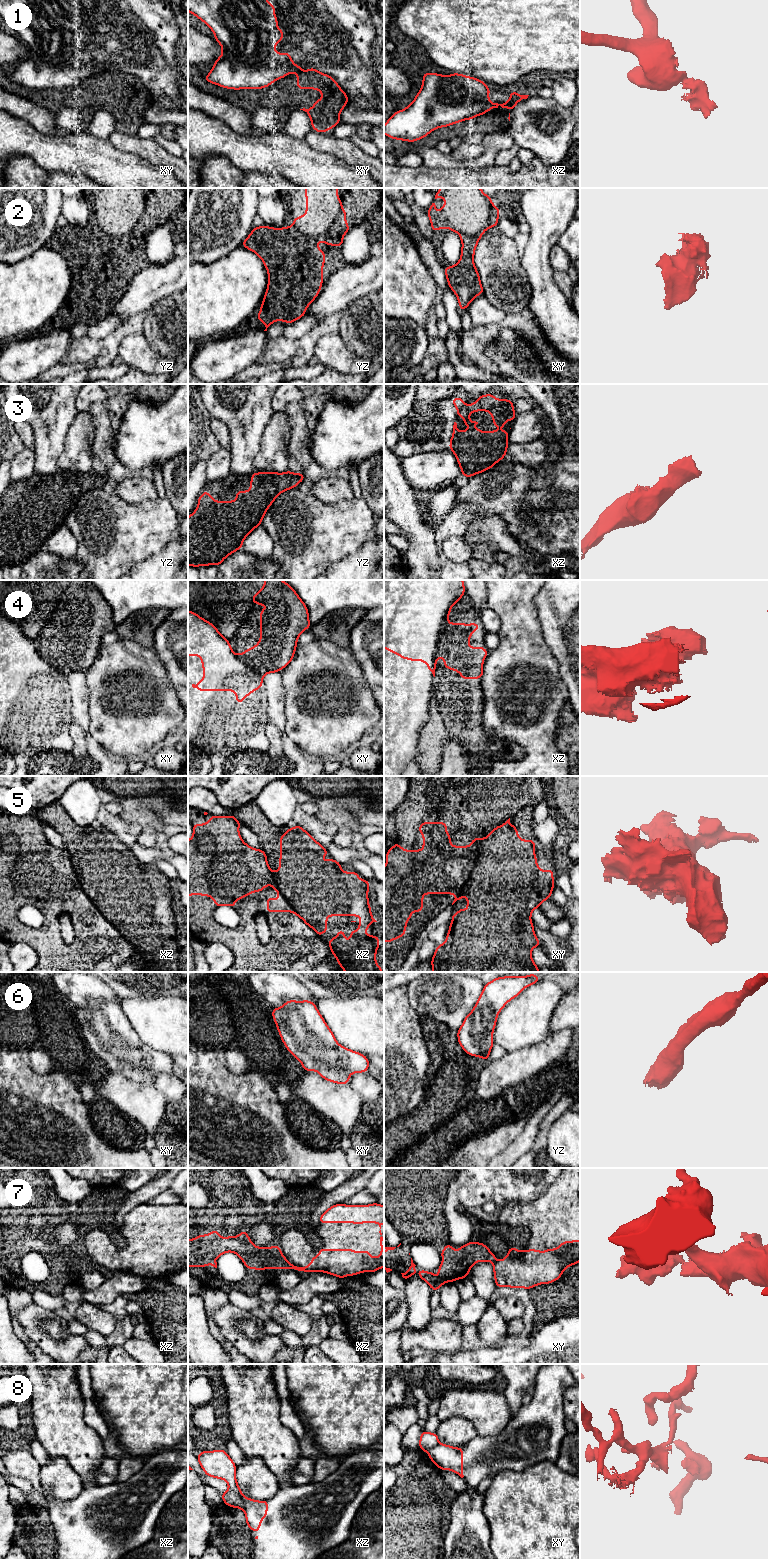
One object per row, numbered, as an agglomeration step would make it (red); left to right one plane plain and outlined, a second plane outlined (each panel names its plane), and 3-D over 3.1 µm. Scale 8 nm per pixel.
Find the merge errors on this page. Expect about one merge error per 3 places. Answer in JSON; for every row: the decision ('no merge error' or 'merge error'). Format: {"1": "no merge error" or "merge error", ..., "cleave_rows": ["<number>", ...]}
{"1": "merge error", "2": "no merge error", "3": "no merge error", "4": "merge error", "5": "merge error", "6": "no merge error", "7": "merge error", "8": "merge error", "cleave_rows": ["1", "4", "5", "7", "8"]}

